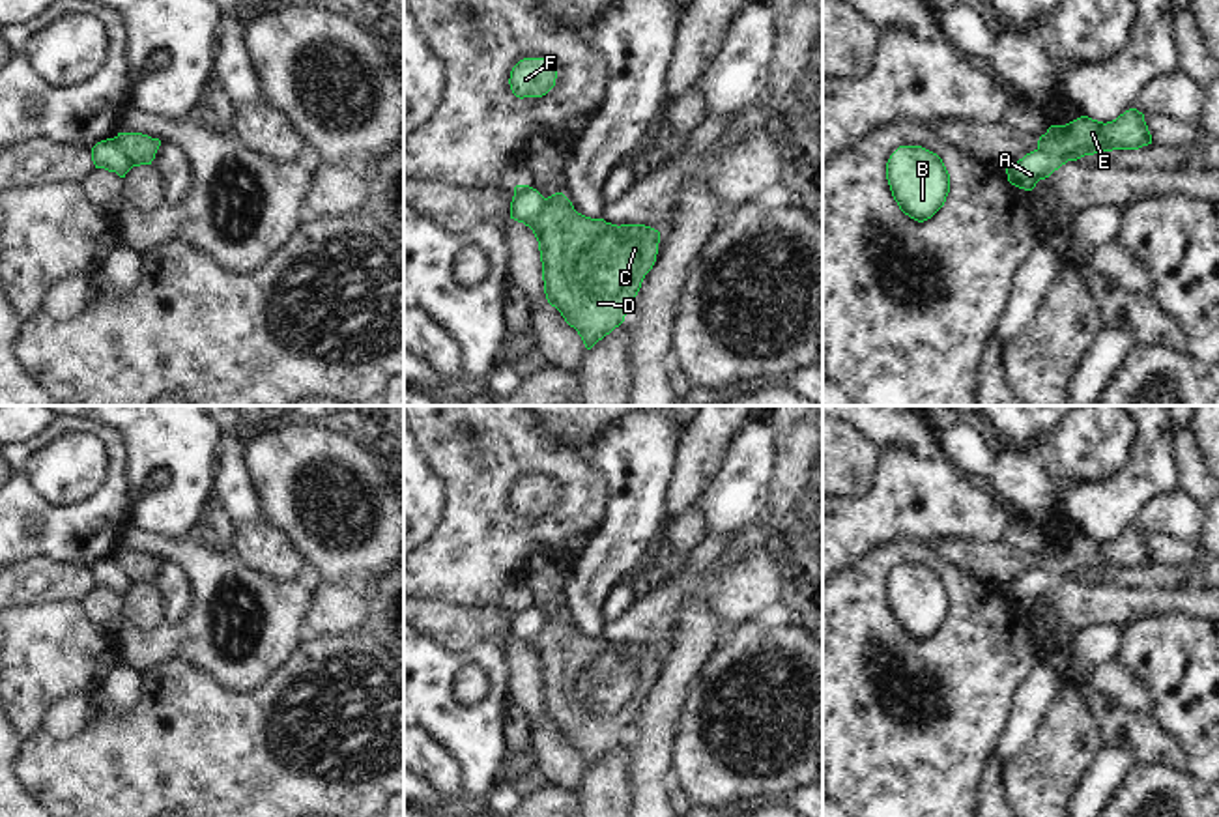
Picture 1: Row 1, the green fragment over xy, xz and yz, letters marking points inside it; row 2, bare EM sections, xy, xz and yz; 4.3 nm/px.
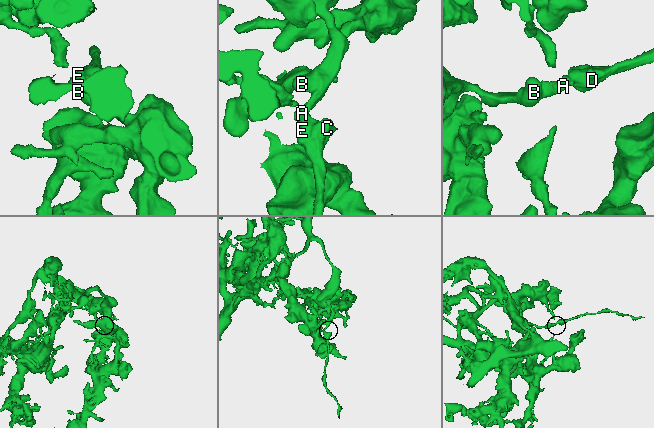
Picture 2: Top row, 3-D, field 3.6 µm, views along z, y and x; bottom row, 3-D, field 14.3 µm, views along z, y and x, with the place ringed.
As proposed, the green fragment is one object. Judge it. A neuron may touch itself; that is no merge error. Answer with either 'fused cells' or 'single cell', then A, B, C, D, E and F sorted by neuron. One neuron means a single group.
fused cells | A B F / C D E

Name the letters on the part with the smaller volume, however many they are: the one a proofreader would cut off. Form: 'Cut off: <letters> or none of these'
Cut off: C, D, E

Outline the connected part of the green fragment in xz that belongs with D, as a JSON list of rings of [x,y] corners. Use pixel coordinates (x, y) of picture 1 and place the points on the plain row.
[[[563,611],[546,617],[531,649],[538,660],[546,718],[591,768],[624,740],[645,694],[656,681],[660,651],[645,643],[617,645],[585,636]]]

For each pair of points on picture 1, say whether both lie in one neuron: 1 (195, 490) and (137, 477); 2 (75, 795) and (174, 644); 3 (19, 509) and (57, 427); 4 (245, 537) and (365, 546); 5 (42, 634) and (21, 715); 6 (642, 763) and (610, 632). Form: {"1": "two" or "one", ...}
{"1": "one", "2": "two", "3": "one", "4": "two", "5": "one", "6": "two"}

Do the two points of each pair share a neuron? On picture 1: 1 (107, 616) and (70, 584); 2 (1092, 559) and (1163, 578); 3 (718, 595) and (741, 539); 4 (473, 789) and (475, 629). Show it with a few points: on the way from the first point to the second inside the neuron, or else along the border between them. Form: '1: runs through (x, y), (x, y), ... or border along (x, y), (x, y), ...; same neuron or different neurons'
1: border along (94, 586), (79, 599); different neurons
2: border along (1150, 561), (1139, 567), (1098, 569), (1083, 576); different neurons
3: border along (763, 548), (726, 567), (707, 586); different neurons
4: border along (432, 636), (447, 649), (498, 636), (507, 673); different neurons

